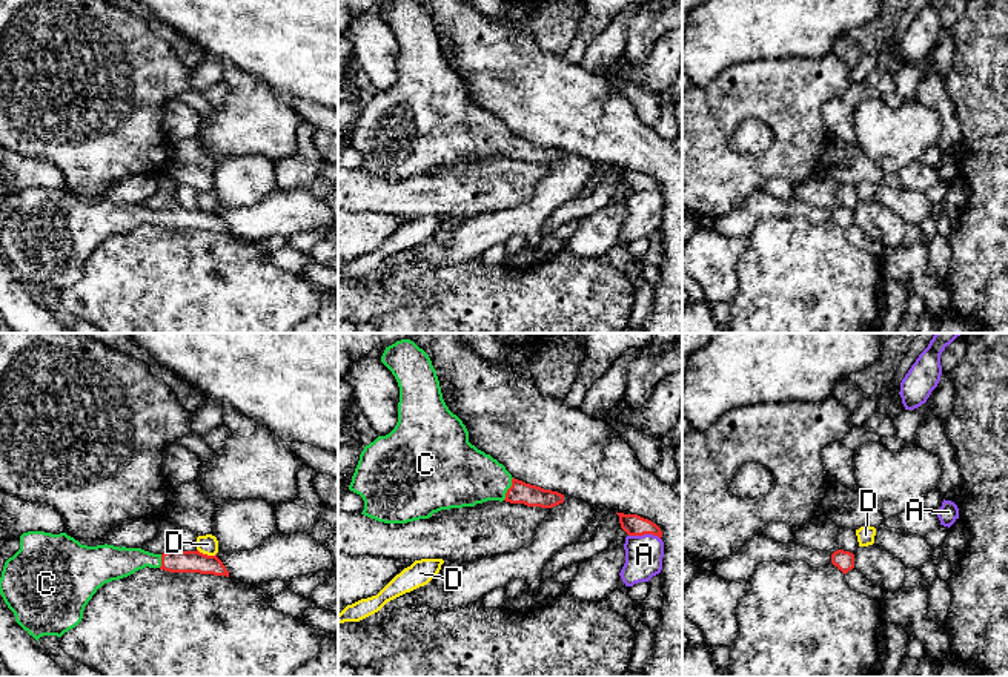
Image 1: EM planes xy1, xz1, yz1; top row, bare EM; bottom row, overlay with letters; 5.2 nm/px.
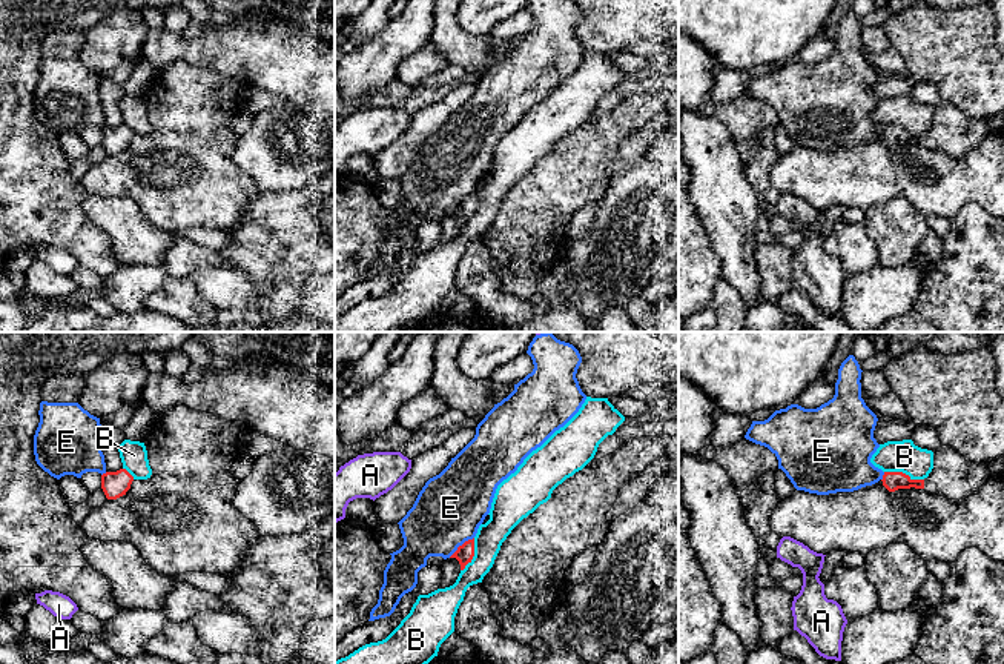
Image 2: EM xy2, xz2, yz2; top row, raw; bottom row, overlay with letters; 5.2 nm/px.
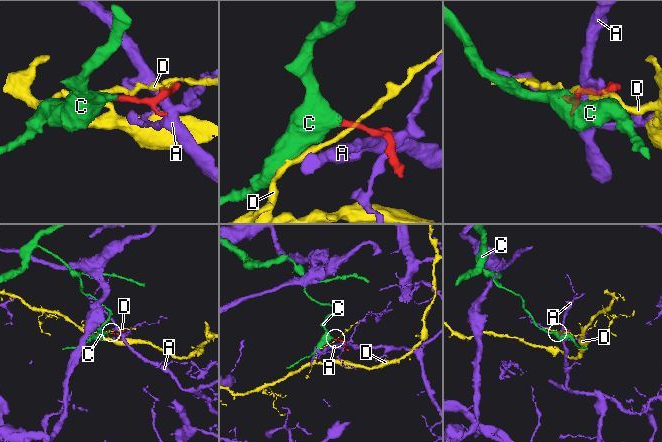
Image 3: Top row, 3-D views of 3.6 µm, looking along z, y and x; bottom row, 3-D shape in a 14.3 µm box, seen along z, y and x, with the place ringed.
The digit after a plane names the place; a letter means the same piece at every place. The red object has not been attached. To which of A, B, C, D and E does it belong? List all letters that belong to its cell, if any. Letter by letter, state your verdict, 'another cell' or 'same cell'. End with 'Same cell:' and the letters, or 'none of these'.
A: another cell
B: another cell
C: same cell
D: another cell
E: another cell
Same cell: C

